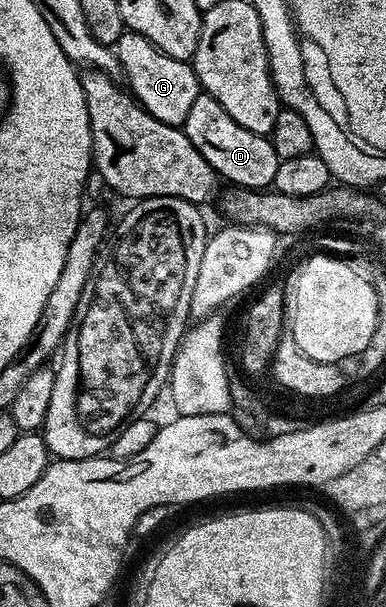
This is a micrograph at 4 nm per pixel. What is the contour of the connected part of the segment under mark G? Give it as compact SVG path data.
M125 29L124 34L118 36L114 49L116 59L120 62L120 74L125 78L123 81L132 97L146 112L150 112L150 116L154 116L154 120L183 127L186 116L190 116L190 107L202 92L191 61L183 62L174 56L166 56L166 52L146 40L146 36L129 29Z

